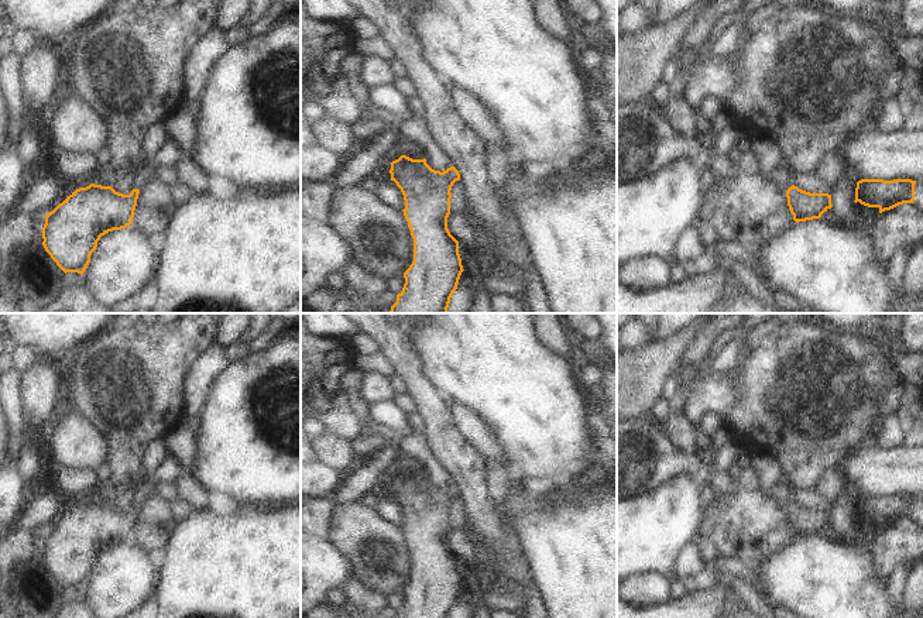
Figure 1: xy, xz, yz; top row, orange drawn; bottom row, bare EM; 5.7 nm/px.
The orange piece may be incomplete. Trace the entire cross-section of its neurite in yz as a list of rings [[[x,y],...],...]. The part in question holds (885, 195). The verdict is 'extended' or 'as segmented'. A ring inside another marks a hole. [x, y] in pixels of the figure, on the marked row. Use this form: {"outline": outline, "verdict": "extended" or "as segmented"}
{"outline": [[[861,179],[855,188],[855,203],[878,207],[879,213],[903,203],[913,203],[915,185],[912,179]]], "verdict": "as segmented"}

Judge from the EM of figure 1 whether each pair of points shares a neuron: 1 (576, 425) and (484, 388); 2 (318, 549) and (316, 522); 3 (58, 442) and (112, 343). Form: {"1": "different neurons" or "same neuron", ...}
{"1": "same neuron", "2": "different neurons", "3": "different neurons"}

